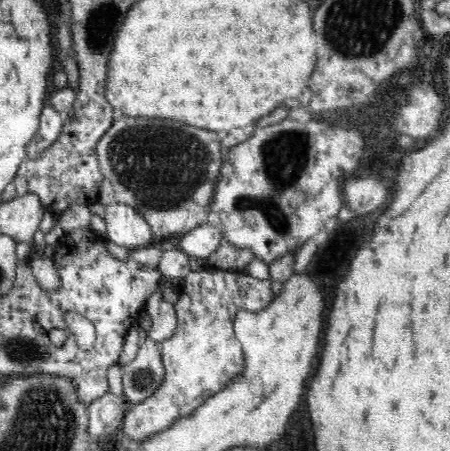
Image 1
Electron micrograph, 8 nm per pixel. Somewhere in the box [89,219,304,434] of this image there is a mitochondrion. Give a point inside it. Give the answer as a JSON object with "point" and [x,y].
{"point":[143,380]}

